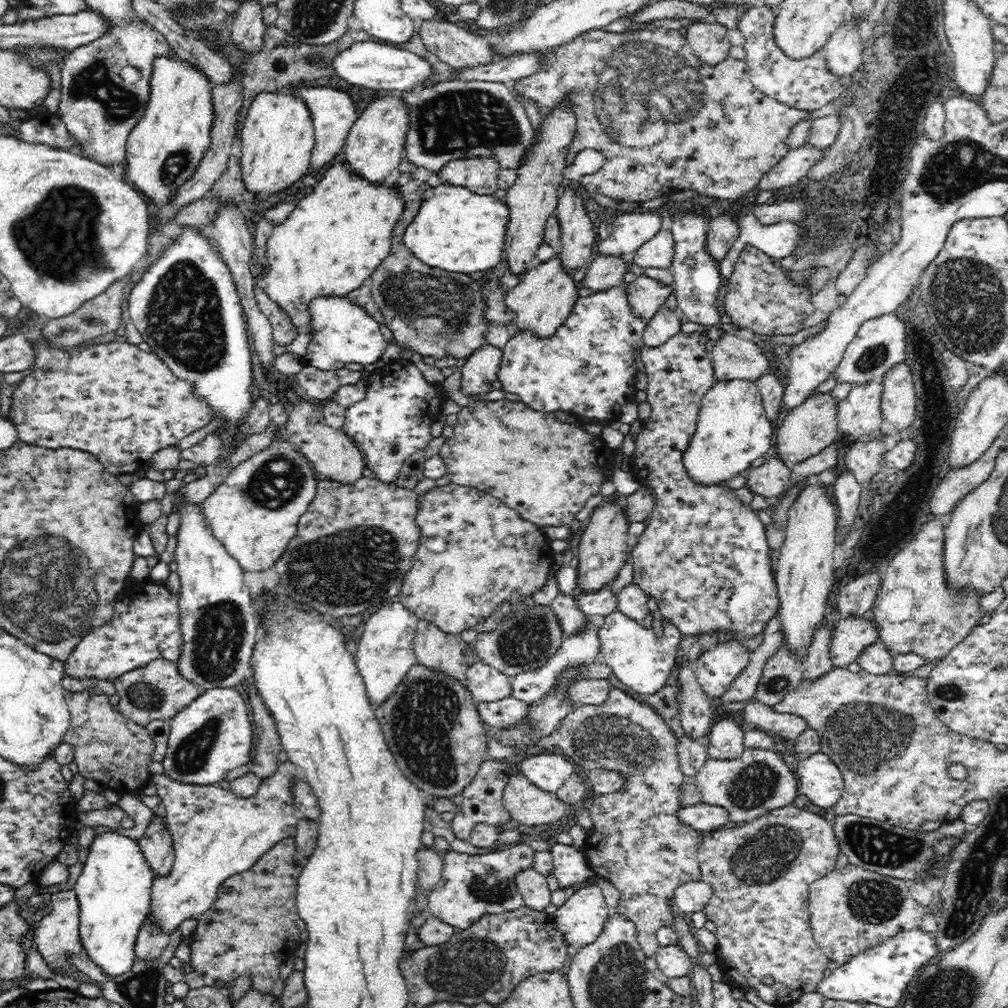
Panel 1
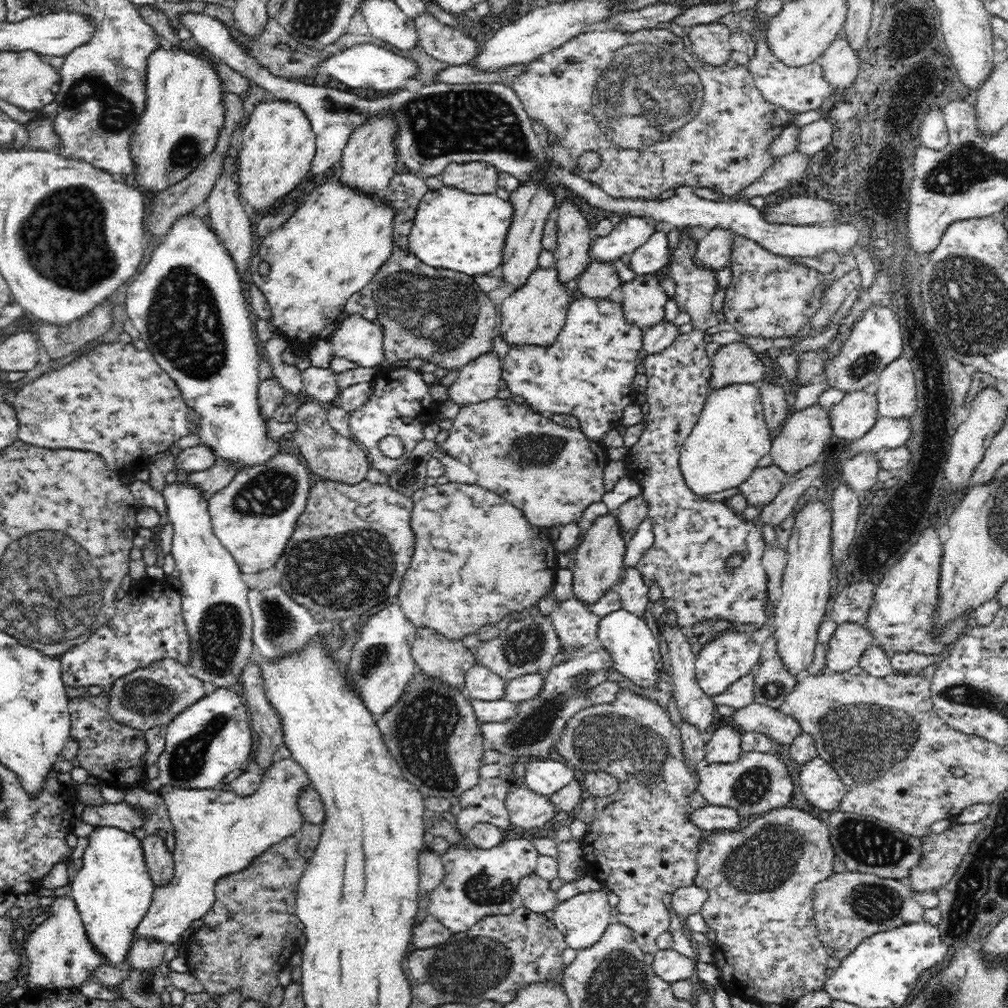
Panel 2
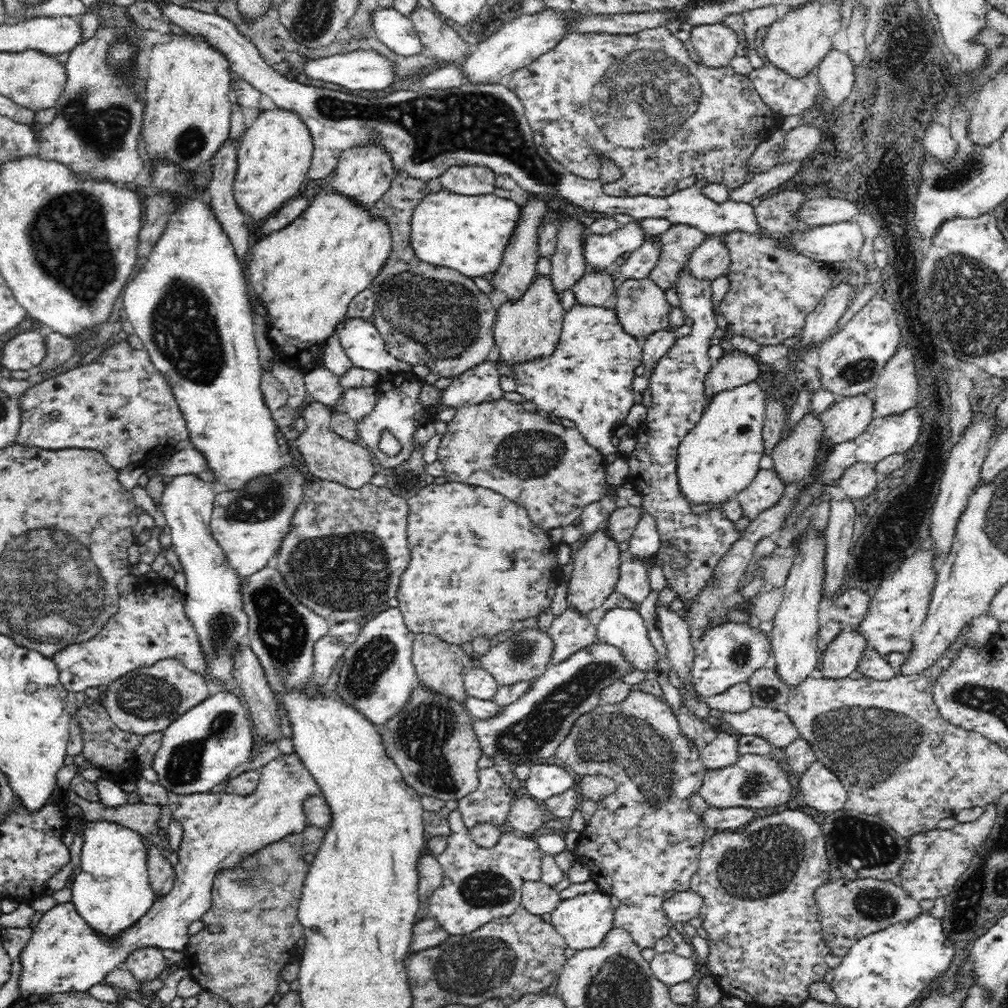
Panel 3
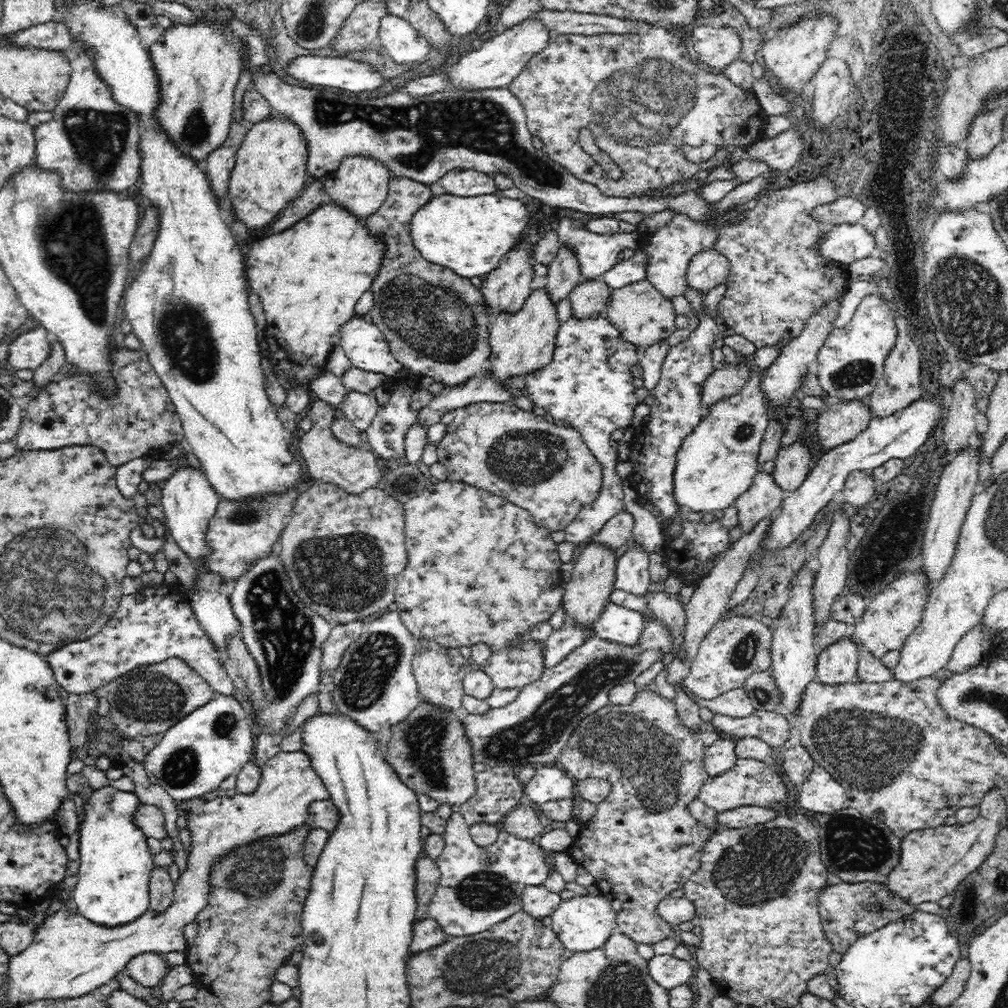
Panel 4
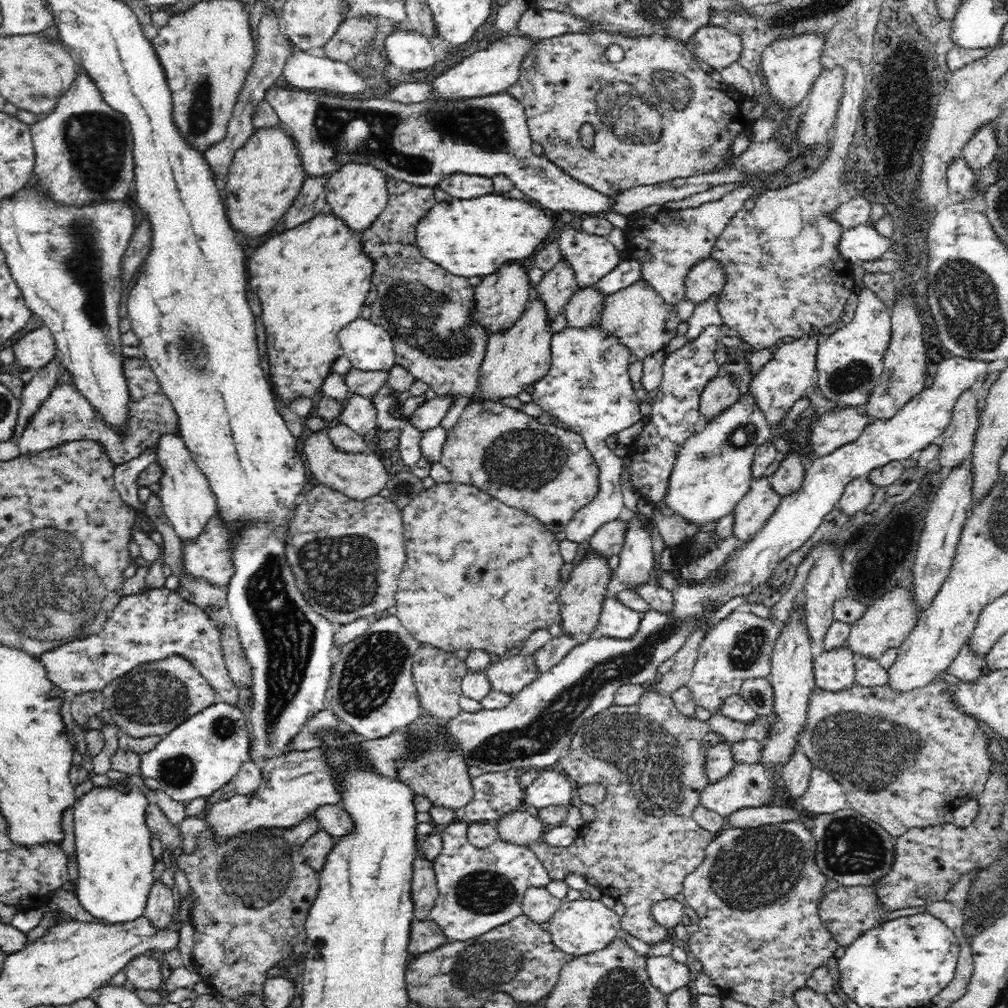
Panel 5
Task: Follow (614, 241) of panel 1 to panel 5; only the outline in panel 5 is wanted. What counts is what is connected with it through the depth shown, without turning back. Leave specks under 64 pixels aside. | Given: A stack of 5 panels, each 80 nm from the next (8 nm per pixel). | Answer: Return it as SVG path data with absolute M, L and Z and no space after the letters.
M565 215L564 218L567 222L560 231L560 237L557 240L561 256L572 267L579 289L584 289L586 286L596 286L606 273L612 272L612 269L624 260L622 252L616 250L606 236L596 236L583 230L572 229L569 226L569 217Z

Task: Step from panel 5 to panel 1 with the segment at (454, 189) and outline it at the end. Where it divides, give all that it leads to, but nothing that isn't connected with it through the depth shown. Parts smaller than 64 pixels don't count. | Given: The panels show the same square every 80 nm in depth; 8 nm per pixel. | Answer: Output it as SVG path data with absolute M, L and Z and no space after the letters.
M457 159L439 170L439 177L446 185L455 185L480 195L493 195L499 188L497 177L500 164L494 159Z

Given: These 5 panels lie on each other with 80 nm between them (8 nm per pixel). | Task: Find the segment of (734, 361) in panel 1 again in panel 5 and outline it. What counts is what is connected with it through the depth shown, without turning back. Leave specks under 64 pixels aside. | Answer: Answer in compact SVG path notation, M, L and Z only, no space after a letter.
M734 374L717 375L704 387L699 400L699 411L704 420L710 422L722 409L738 400L738 379Z

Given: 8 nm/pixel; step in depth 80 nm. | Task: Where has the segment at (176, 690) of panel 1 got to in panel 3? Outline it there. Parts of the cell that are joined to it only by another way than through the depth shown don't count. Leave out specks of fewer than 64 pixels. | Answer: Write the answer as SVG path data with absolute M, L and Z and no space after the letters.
M163 659L148 667L136 668L136 671L128 672L102 690L104 707L112 722L118 728L141 737L164 731L178 716L210 697L205 677L189 670L177 659Z

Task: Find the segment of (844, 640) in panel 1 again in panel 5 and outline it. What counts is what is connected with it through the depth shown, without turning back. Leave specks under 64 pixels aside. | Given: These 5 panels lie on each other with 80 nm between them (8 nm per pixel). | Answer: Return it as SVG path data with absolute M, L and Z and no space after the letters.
M827 648L814 658L814 676L820 689L850 689L855 683L856 655L850 649Z

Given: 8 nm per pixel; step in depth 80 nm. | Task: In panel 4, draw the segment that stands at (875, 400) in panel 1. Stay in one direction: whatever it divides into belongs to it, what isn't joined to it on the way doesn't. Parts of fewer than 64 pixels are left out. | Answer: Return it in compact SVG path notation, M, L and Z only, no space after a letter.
M860 400L832 401L818 416L816 434L822 452L854 440L871 422L873 414Z

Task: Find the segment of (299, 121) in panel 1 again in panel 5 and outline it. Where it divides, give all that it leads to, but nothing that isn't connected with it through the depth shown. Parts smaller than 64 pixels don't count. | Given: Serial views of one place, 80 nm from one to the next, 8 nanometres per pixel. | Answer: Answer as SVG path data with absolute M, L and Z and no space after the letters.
M280 125L256 129L234 156L226 178L227 220L233 230L256 238L278 228L307 179L299 142Z

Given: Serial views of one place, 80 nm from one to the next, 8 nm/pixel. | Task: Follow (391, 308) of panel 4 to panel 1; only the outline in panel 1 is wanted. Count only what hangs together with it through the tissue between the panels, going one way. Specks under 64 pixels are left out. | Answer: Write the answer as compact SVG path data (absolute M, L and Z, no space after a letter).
M399 174L395 178L396 185L403 192L404 212L393 230L388 256L370 276L373 302L394 337L387 342L381 363L402 359L404 348L412 348L422 356L436 359L448 356L456 360L467 359L482 344L487 343L484 336L490 328L490 323L481 314L481 286L467 274L424 266L410 254L411 251L402 242L404 230L419 212L422 197L429 186L412 178L411 174Z

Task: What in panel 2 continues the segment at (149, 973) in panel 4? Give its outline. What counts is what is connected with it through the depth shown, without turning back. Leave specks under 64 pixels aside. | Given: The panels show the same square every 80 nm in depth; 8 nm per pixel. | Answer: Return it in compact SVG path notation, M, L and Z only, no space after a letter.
M138 938L130 947L127 964L128 969L135 968L140 972L158 968L164 962L164 951L167 946L153 938Z

